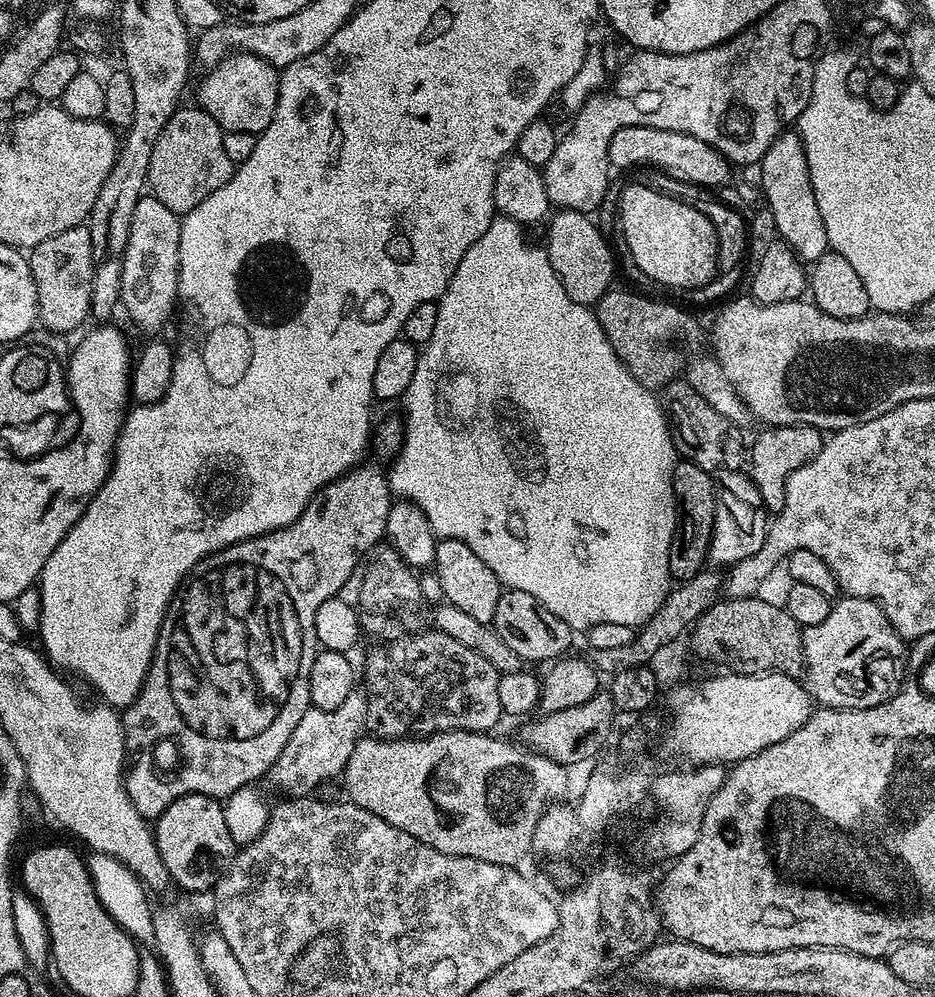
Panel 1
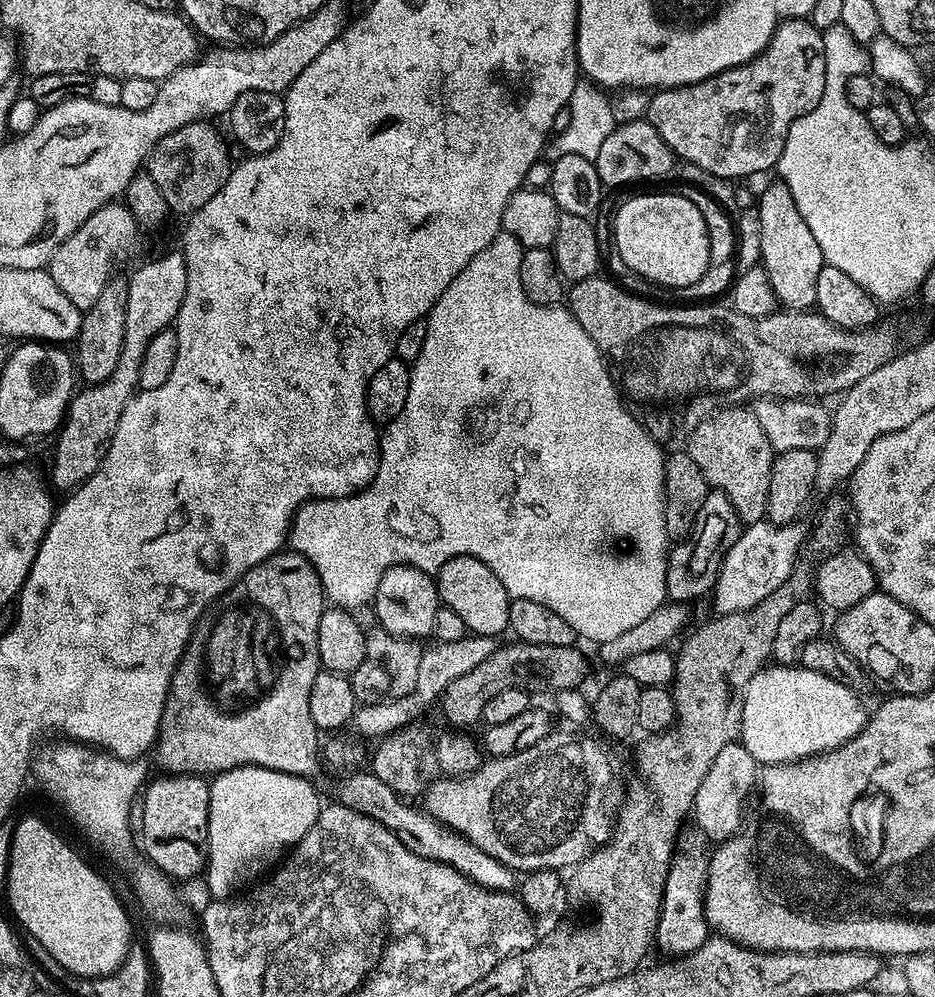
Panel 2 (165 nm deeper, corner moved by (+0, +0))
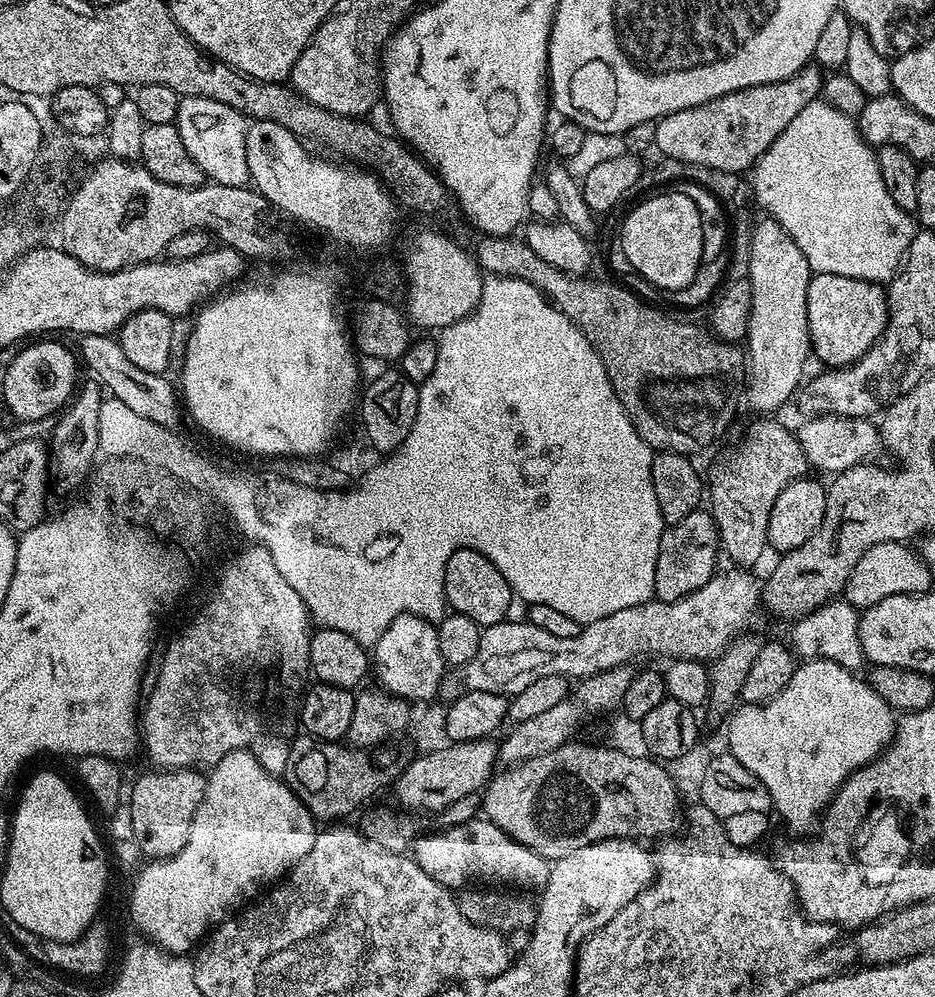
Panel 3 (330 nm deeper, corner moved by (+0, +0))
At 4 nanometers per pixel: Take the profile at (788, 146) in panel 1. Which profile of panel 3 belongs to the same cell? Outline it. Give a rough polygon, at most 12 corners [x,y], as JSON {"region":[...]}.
{"region":[[757,219],[742,396],[795,397],[810,360],[814,275],[777,220]]}

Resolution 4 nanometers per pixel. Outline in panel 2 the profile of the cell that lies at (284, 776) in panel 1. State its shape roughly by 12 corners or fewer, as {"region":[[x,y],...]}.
{"region":[[465,634],[423,653],[410,694],[357,707],[351,727],[383,738],[419,721],[454,678],[494,654]]}

